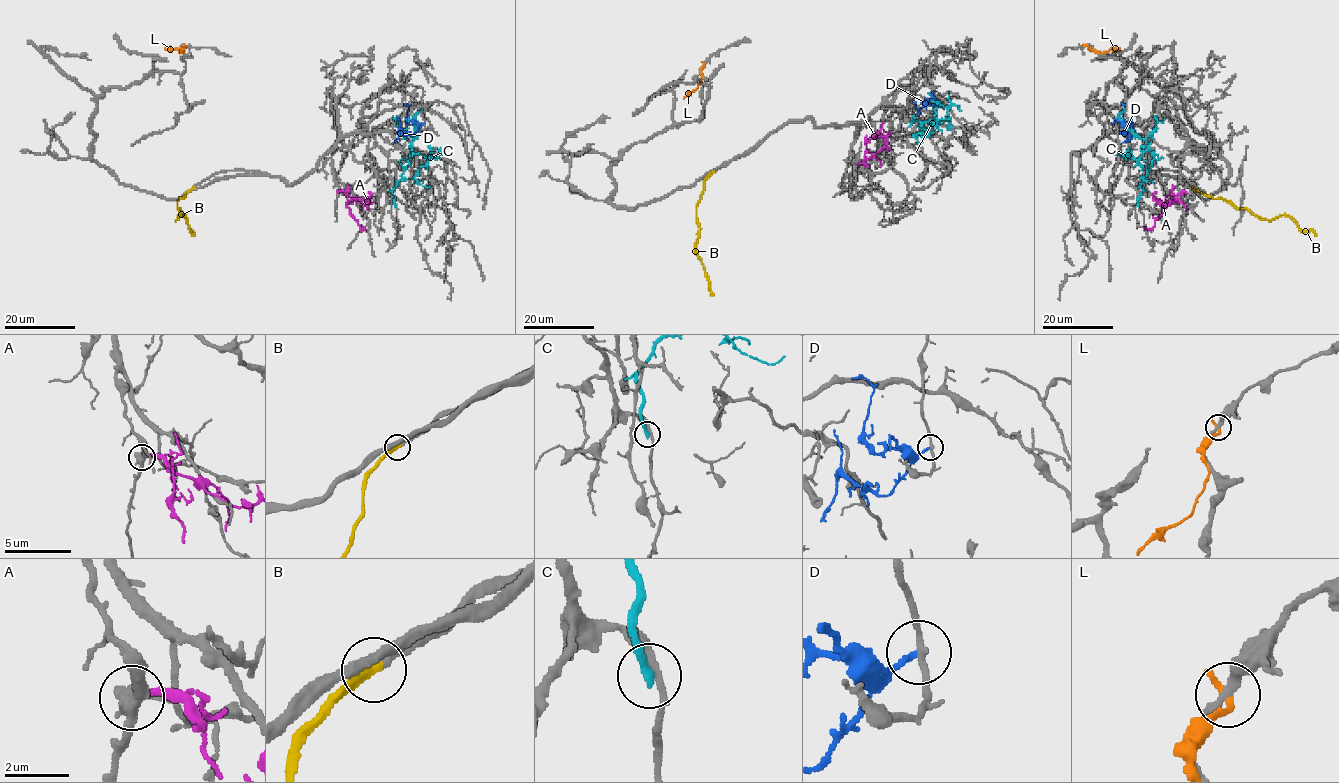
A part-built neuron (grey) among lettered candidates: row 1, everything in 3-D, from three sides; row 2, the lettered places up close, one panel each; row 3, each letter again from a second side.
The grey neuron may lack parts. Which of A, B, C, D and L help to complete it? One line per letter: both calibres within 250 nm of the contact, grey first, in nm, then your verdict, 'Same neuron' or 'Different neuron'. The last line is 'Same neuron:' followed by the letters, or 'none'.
A: Thickness 400 nm (grey) against 220 nm. Different neuron
B: Thickness 220 nm (grey) against 300 nm. Same neuron
C: Thickness 240 nm (grey) against 280 nm. Different neuron
D: Thickness 200 nm (grey) against 200 nm. Different neuron
L: Thickness 300 nm (grey) against 240 nm. Different neuron
Same neuron: B

